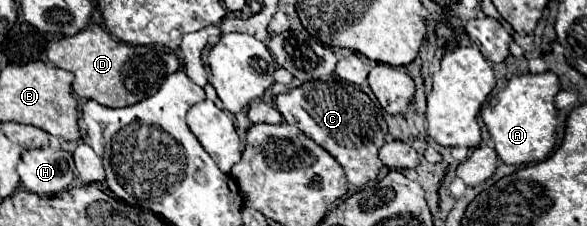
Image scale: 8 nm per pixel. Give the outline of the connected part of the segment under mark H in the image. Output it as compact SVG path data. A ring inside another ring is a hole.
M51 147L23 151L17 173L23 187L37 195L55 195L73 183L73 171L67 165L65 153Z

